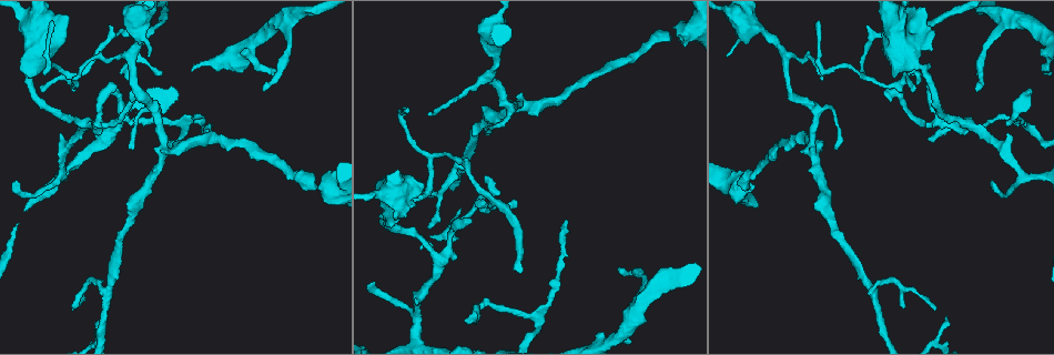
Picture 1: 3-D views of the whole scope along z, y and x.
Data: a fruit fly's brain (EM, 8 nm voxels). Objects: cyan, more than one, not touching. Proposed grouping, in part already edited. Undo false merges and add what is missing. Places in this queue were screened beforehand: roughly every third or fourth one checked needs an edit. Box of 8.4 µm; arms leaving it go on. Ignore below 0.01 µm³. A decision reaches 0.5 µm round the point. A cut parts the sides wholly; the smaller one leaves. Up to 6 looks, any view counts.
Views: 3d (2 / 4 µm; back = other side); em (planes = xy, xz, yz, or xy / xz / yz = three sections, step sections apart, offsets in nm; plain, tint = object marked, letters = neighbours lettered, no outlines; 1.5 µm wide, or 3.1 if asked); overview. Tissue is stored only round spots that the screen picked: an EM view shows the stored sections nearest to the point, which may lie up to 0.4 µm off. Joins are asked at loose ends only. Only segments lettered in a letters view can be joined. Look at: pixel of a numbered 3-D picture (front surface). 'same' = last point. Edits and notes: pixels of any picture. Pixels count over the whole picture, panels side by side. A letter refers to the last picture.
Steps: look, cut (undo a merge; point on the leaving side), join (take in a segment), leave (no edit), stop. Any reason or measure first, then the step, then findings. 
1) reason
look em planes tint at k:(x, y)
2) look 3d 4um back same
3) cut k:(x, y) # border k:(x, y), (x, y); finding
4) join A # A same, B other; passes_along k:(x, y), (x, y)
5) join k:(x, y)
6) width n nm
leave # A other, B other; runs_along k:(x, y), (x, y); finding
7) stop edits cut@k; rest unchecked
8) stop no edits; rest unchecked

end of a long branch
look em planes letters at 1:(928, 138)

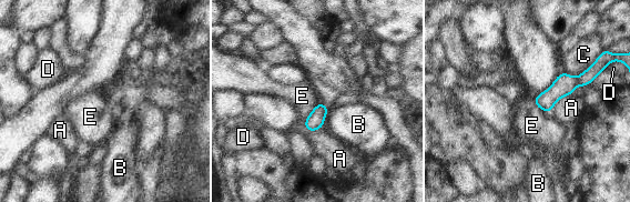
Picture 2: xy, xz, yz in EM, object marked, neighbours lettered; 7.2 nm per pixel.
longest_contact C 260 nm
leave # A other, B other, C other, D other, E other; border 2:(319, 102), (303, 123); none of them fits

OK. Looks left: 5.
look 3d 2um at 1:(165, 153)

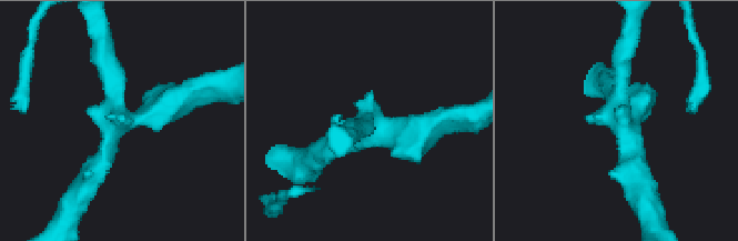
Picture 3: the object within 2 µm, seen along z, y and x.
arms 3; arm_widths 190, 200, 200 nm; need the tissue
look em planes letters at 3:(371, 124)

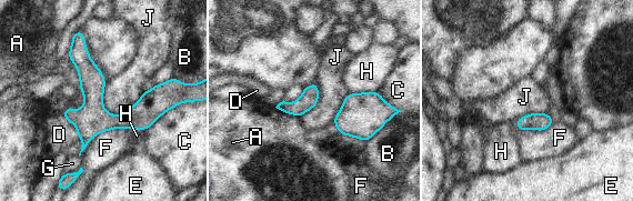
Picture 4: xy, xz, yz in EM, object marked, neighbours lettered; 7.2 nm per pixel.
leave # A other, B other, C other, D other, E other, F other, G other, H other, J other; border 4:(143, 92), (122, 113), (102, 107); one neuron here

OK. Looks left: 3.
thin end
look em xz step 8 tint at 1:(1031, 92)

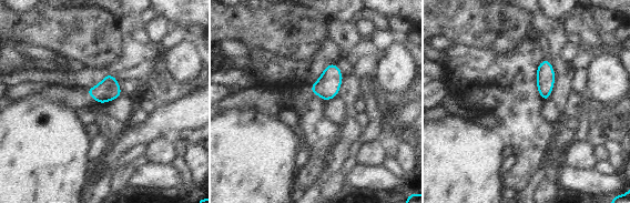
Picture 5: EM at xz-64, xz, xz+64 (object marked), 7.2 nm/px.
another direction
look em planes letters same

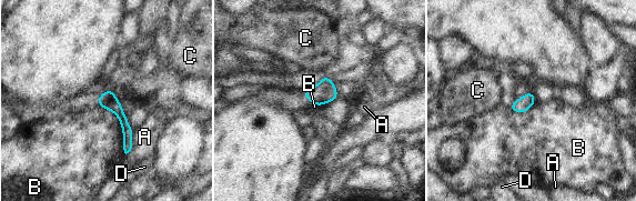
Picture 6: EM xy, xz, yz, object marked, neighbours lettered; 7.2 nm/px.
leave # A other, B other, C other, D other; no lettered segment goes on from it

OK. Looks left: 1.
stop no edits; rest unchecked

